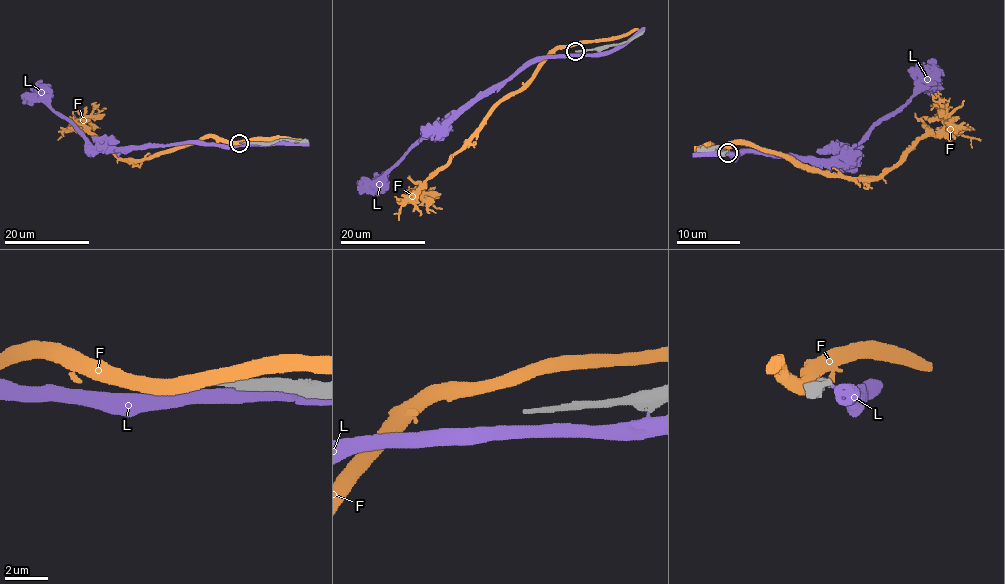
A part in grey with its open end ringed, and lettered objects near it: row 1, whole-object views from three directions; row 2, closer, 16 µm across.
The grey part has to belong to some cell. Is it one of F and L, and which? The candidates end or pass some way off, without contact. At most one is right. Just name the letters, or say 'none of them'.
none of them

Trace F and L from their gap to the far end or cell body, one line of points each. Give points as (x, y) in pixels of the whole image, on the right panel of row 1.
F: (721, 152), (735, 144), (756, 144), (821, 171), (881, 177), (922, 138), (933, 136), (963, 100)
L: (732, 155), (740, 152), (844, 158), (878, 124), (894, 114), (916, 92), (929, 90), (936, 82)

